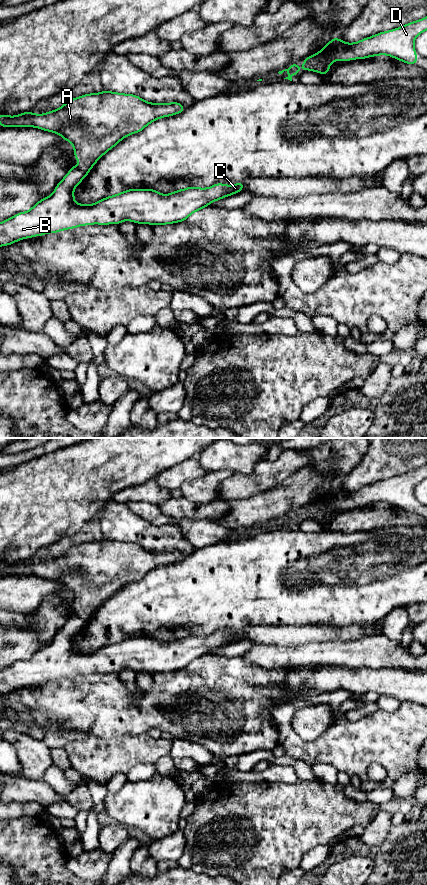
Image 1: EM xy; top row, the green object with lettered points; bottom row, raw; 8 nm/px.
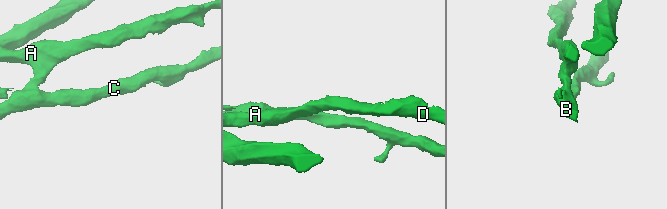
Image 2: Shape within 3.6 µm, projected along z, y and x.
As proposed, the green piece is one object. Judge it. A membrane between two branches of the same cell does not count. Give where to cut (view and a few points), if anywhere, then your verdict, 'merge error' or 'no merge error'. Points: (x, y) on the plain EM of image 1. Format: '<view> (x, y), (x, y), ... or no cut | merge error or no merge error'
no cut | no merge error

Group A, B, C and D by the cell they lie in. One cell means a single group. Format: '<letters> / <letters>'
A B C D

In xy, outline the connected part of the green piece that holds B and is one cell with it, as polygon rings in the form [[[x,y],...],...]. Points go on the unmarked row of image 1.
[[[103,538],[101,541],[85,542],[63,552],[59,557],[45,562],[30,559],[16,564],[0,562],[1,575],[36,575],[59,582],[74,595],[74,604],[82,613],[72,614],[58,631],[54,640],[38,649],[29,659],[20,660],[0,670],[0,694],[7,694],[18,688],[57,681],[66,677],[91,672],[120,672],[125,668],[137,672],[164,673],[185,669],[192,661],[210,654],[212,649],[242,640],[245,631],[235,633],[216,631],[209,636],[188,636],[163,643],[154,637],[130,637],[114,644],[108,644],[96,651],[82,653],[74,649],[74,636],[86,625],[94,612],[110,597],[128,583],[142,579],[147,573],[160,567],[182,561],[186,556],[181,551],[149,551],[137,543]]]

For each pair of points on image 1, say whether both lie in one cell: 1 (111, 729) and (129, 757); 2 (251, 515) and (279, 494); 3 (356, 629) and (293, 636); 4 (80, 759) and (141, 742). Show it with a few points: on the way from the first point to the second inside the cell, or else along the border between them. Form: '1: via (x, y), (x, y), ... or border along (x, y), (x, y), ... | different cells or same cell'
1: border along (140, 733), (112, 738), (98, 738), (94, 736) | different cells
2: via (258, 510), (272, 501) | same cell
3: via (340, 633), (309, 633) | same cell
4: via (95, 758), (121, 755), (126, 752) | same cell

